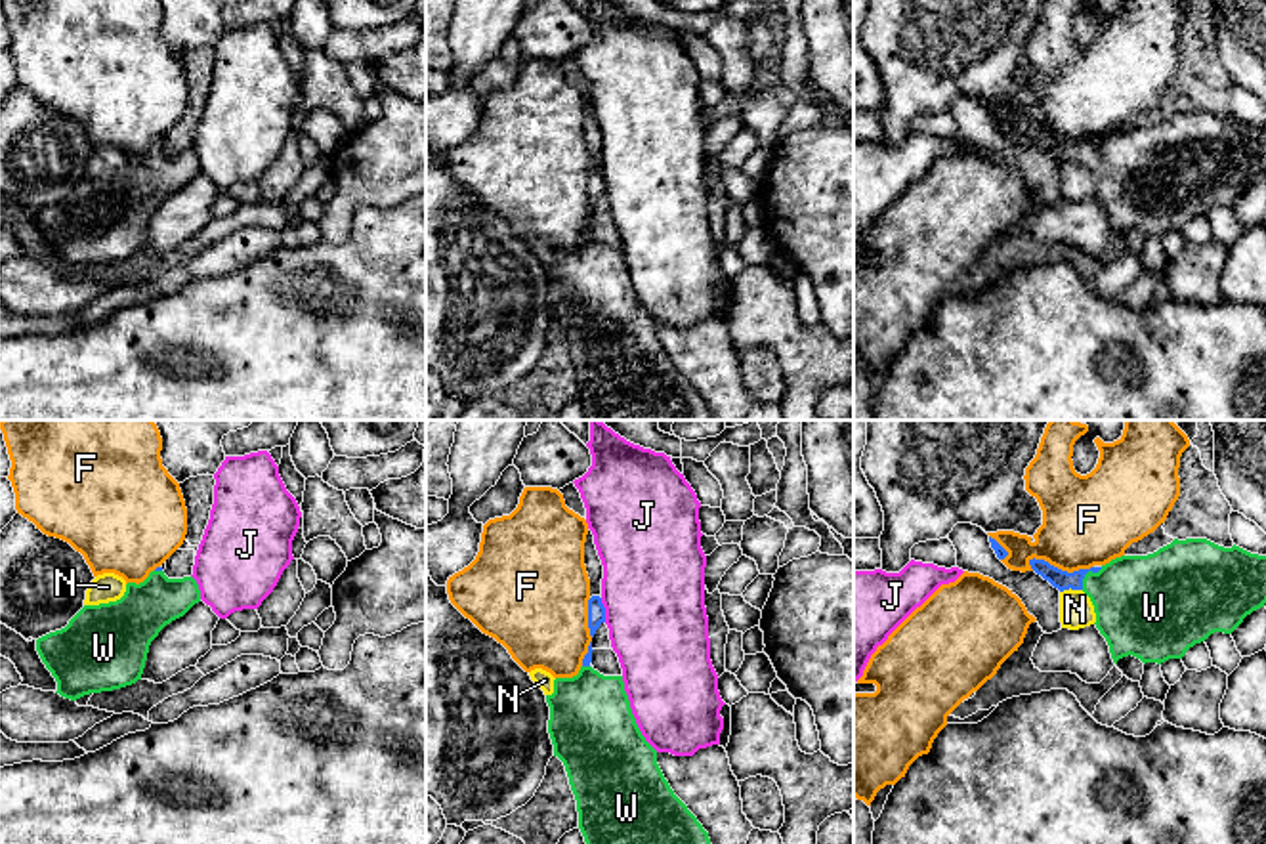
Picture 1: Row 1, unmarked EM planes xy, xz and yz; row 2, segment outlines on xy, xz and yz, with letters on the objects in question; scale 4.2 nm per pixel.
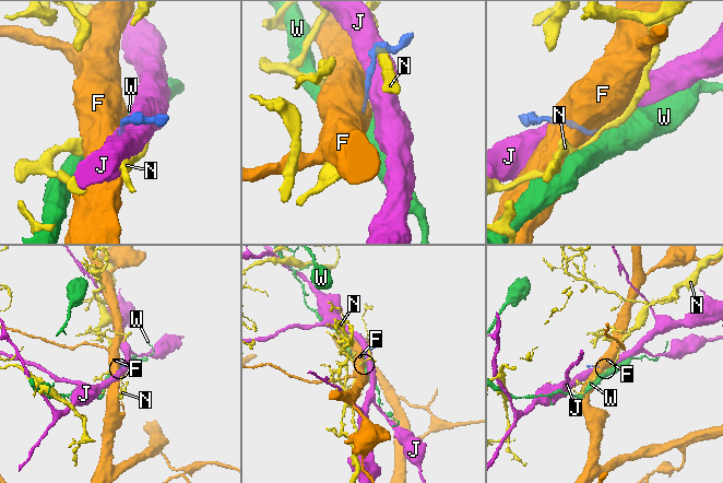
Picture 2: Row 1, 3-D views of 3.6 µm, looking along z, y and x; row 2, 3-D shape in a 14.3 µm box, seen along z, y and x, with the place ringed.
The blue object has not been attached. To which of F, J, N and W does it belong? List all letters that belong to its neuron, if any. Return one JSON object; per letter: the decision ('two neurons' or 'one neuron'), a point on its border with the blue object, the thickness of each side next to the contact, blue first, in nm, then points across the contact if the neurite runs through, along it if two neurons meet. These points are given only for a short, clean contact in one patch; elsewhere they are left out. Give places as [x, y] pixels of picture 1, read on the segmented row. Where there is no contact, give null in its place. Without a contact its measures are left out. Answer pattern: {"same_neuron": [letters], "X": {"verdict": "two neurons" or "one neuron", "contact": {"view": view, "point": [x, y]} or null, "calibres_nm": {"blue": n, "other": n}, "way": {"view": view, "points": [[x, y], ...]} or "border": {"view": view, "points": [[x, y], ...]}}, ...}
{"same_neuron": ["W"], "F": {"verdict": "two neurons", "contact": {"view": "yz", "point": [1060, 569]}, "calibres_nm": {"blue": 80, "other": 380}}, "J": {"verdict": "two neurons", "contact": {"view": "xz", "point": [604, 610]}, "calibres_nm": {"blue": 80, "other": 440}}, "N": {"verdict": "two neurons", "contact": {"view": "yz", "point": [1070, 587]}, "calibres_nm": {"blue": 80, "other": 140}, "border": {"view": "yz", "points": [[1081, 589], [1064, 589], [1060, 592]]}}, "W": {"verdict": "one neuron", "contact": {"view": "yz", "point": [1087, 571]}, "calibres_nm": {"blue": 80, "other": 380}, "way": {"view": "yz", "points": [[1060, 579], [1079, 579], [1087, 571], [1139, 600]]}}}

